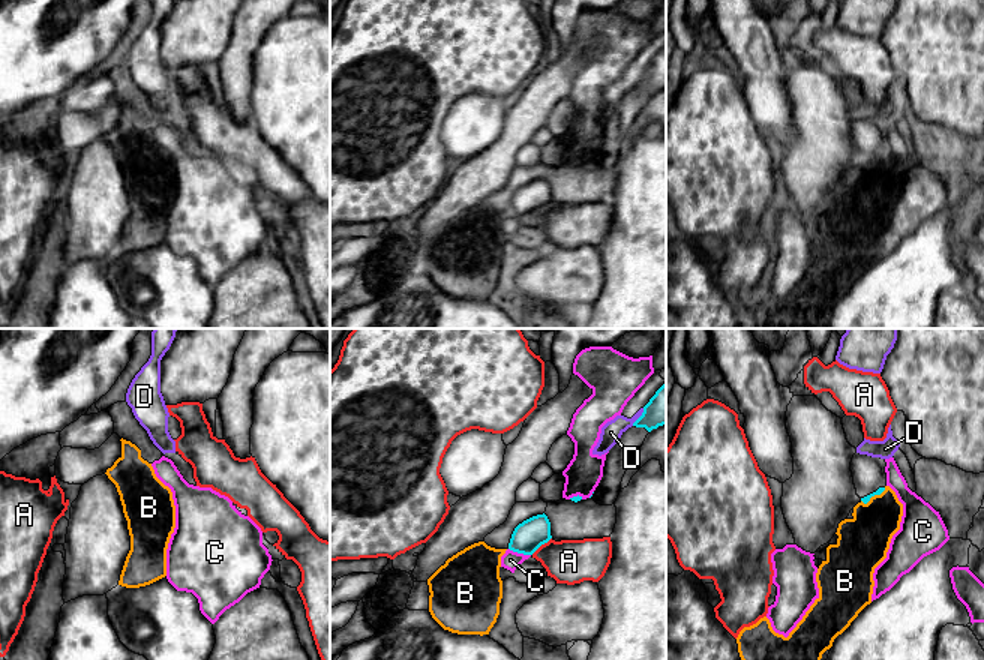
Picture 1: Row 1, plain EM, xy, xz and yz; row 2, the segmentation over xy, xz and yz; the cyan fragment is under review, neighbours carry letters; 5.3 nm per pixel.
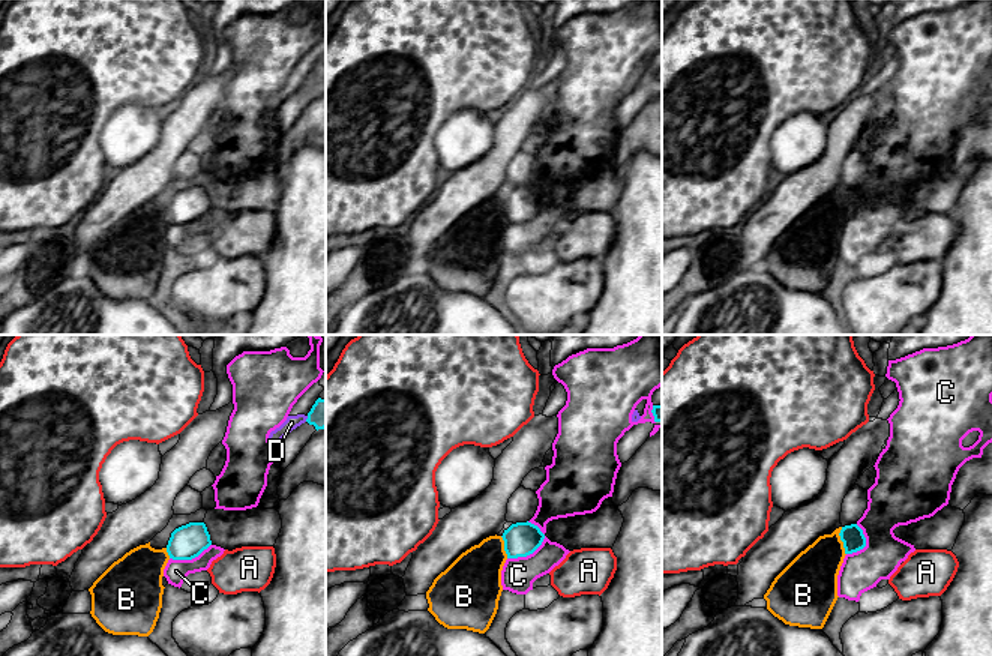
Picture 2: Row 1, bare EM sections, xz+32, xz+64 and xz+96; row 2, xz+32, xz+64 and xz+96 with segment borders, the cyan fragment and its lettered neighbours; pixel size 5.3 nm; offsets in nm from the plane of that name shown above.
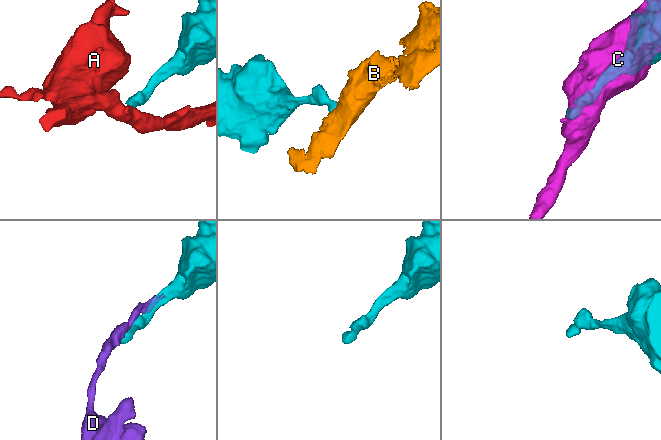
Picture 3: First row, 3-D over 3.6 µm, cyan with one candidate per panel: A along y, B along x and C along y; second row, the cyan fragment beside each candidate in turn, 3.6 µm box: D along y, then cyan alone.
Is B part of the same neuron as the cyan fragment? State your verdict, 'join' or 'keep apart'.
keep apart

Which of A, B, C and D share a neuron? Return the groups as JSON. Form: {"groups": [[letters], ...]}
{"groups": [["A"], ["B"], ["C"], ["D"]]}

